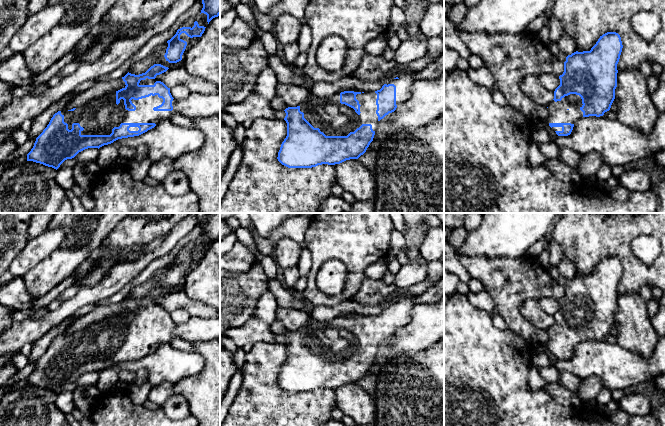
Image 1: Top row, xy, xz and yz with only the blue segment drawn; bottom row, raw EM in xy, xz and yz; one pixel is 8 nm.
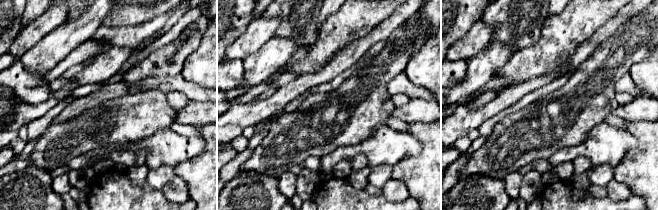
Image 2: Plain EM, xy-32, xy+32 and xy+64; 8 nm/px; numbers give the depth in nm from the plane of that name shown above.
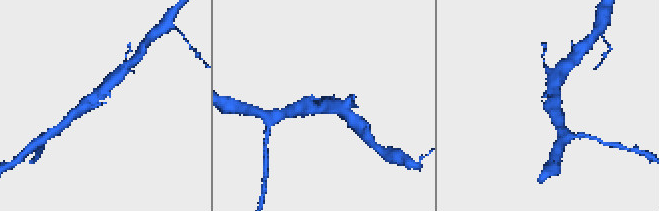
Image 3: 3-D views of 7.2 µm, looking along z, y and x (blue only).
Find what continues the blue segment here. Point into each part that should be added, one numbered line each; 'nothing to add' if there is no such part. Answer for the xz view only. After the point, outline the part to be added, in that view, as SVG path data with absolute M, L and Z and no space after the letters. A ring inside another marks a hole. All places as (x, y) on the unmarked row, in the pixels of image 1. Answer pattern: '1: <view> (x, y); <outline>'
1: xz (332, 342); M368 315L357 318L356 323L361 329L359 339L353 332L340 327L340 317L329 321L312 318L300 330L300 335L314 352L319 352L326 360L347 360L362 348L371 348L373 355L376 355L379 346L376 338L377 318Z

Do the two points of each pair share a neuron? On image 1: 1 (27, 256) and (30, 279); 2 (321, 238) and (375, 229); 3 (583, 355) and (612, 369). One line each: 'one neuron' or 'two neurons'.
1: two neurons
2: one neuron
3: one neuron

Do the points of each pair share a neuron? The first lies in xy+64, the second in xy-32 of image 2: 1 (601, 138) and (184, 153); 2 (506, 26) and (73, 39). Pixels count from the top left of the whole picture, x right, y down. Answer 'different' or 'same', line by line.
1: same
2: different

